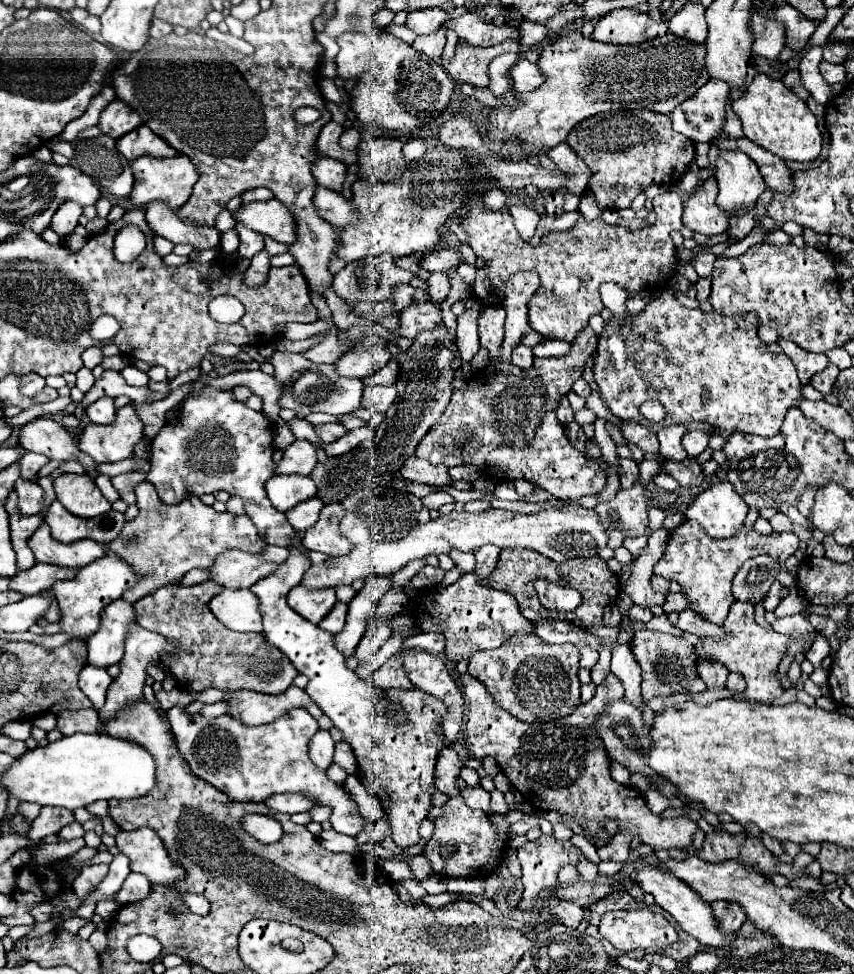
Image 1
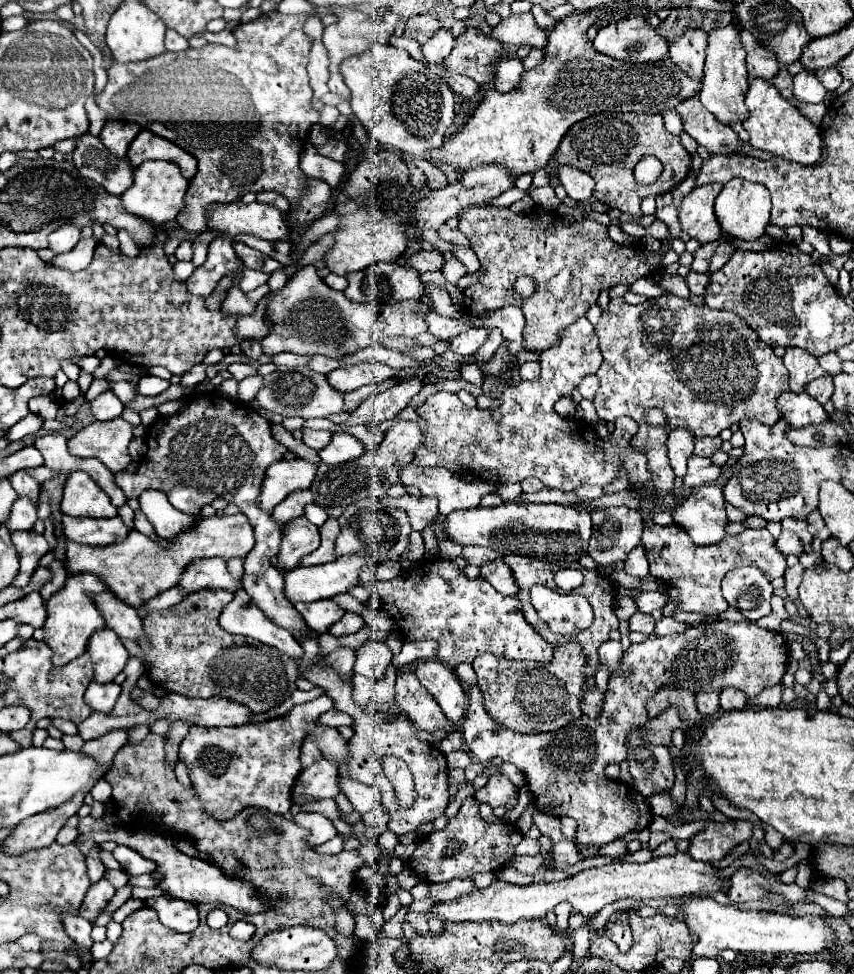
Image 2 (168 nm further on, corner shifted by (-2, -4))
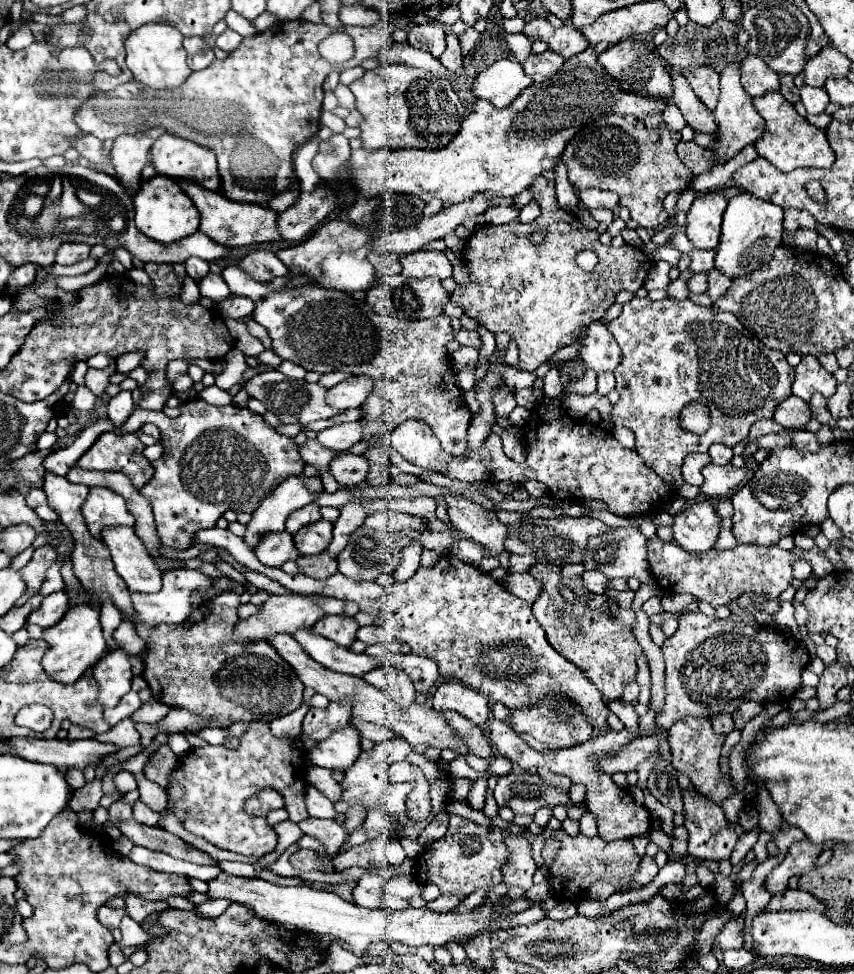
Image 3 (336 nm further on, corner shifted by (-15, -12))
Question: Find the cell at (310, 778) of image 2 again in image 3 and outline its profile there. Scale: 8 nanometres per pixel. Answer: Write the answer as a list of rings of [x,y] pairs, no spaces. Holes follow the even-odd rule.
[[[348,724],[344,730],[334,732],[328,740],[310,750],[310,762],[328,770],[346,772],[360,754],[360,734]]]

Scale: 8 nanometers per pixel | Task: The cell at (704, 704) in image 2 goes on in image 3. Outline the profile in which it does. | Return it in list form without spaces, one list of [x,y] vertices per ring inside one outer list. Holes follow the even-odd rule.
[[[720,714],[716,718],[712,718],[712,728],[718,730],[718,734],[728,734],[734,730],[734,722],[730,714]]]

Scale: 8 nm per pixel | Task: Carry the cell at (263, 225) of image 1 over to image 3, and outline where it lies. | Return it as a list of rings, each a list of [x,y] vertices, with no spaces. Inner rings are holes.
[[[178,180],[184,192],[192,198],[200,212],[200,230],[212,238],[214,242],[236,248],[236,246],[250,246],[250,244],[264,244],[264,242],[276,242],[282,240],[278,230],[278,212],[258,206],[258,204],[240,204],[240,202],[228,202],[220,192],[204,190],[202,186],[196,186],[194,182]]]

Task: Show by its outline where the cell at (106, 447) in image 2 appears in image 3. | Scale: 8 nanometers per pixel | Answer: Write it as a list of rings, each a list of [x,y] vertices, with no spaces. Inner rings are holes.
[[[104,432],[78,460],[86,470],[118,470],[124,472],[136,488],[142,488],[154,474],[152,464],[142,456],[144,444],[136,434]]]

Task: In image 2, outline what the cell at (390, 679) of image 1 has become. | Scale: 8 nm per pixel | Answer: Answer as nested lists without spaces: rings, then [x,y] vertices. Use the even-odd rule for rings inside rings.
[[[415,674],[397,676],[395,700],[401,712],[411,718],[415,728],[425,732],[435,732],[443,738],[449,738],[453,732],[457,732],[457,726],[451,726],[451,722],[447,722],[447,716],[441,712],[439,704],[421,686]]]

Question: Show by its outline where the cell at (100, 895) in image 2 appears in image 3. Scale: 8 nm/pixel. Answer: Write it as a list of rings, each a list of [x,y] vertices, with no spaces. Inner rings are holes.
[[[108,904],[98,908],[98,922],[112,932],[116,942],[122,940],[122,936],[120,936],[120,920],[122,920],[122,916],[124,916],[124,908],[112,908]]]

